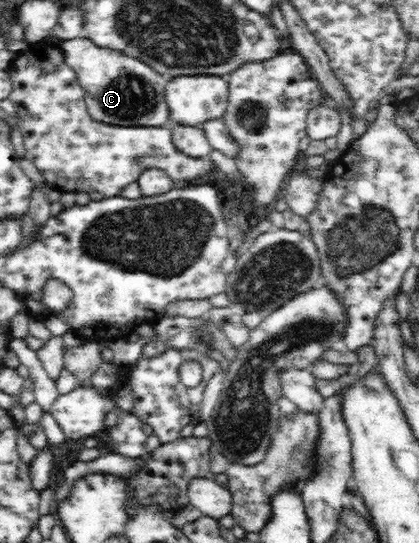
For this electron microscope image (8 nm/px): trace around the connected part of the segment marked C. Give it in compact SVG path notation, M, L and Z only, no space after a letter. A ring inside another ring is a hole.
M87 38L62 40L59 48L76 73L85 90L85 101L90 116L114 126L162 126L168 123L169 106L165 101L165 85L170 79L157 75L151 67L127 54L93 45Z

